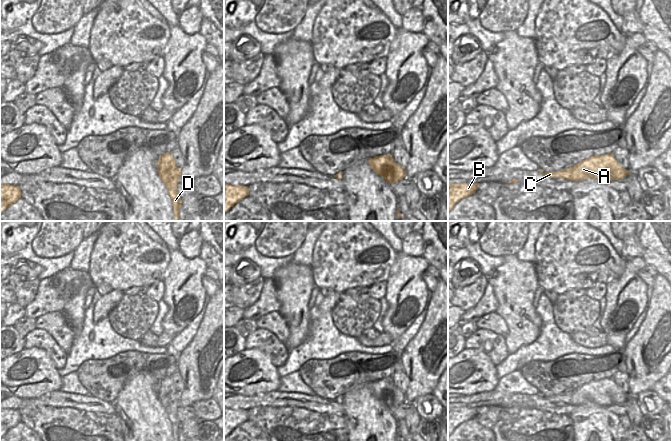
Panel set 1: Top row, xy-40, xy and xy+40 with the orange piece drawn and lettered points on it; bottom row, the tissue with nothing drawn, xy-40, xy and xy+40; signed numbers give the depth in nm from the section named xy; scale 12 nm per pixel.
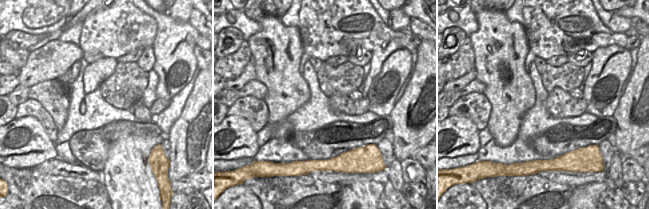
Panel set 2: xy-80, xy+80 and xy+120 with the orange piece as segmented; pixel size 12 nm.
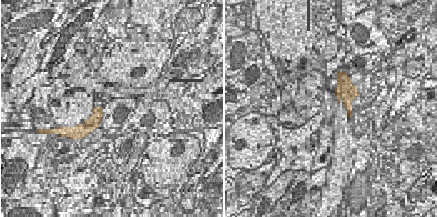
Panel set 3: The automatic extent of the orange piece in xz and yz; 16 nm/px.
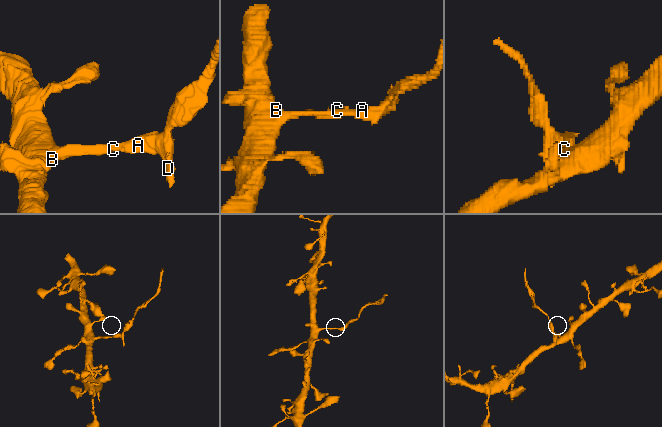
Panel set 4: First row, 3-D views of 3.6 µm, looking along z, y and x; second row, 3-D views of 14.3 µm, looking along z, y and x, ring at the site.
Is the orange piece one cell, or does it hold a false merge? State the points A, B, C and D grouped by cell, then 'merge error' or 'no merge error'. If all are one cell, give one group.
groups A B C / D; merge error

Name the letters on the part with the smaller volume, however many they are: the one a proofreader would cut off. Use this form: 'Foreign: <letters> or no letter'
Foreign: D

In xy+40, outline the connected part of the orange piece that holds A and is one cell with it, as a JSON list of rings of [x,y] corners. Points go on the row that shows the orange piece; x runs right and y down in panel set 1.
[[[613,154],[592,156],[562,171],[543,172],[540,169],[537,171],[551,178],[562,178],[574,182],[593,178],[599,182],[607,183],[623,178],[625,175]]]

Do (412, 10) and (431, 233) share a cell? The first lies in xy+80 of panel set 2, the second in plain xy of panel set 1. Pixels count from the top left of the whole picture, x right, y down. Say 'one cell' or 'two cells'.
one cell

